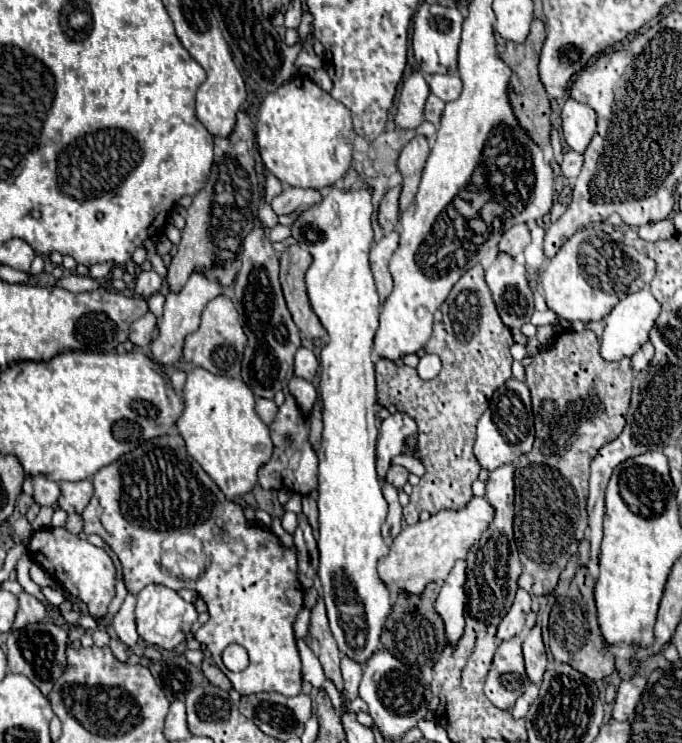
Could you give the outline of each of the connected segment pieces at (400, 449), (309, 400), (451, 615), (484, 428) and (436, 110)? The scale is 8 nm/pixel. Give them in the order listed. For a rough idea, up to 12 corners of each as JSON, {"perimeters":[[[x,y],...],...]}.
{"perimeters":[[[391,414],[379,428],[377,474],[385,476],[391,458],[405,454],[405,438],[417,424]],[[291,378],[289,392],[305,414],[313,410],[317,390],[311,382]],[[465,562],[449,572],[435,602],[451,648],[465,632]],[[507,380],[477,424],[487,472],[533,448],[529,390]],[[429,94],[425,120],[439,124],[445,102]]]}

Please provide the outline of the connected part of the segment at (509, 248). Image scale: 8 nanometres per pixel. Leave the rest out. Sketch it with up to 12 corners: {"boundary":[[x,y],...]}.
{"boundary":[[525,224],[503,234],[497,252],[517,256],[525,250],[531,236]]}

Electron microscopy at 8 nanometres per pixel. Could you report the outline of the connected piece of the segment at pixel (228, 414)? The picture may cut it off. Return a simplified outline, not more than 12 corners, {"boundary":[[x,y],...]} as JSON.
{"boundary":[[193,368],[177,430],[231,500],[271,456],[243,380]]}

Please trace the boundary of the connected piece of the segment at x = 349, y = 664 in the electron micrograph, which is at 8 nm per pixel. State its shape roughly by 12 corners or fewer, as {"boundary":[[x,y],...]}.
{"boundary":[[341,654],[345,698],[359,696],[363,666]]}

